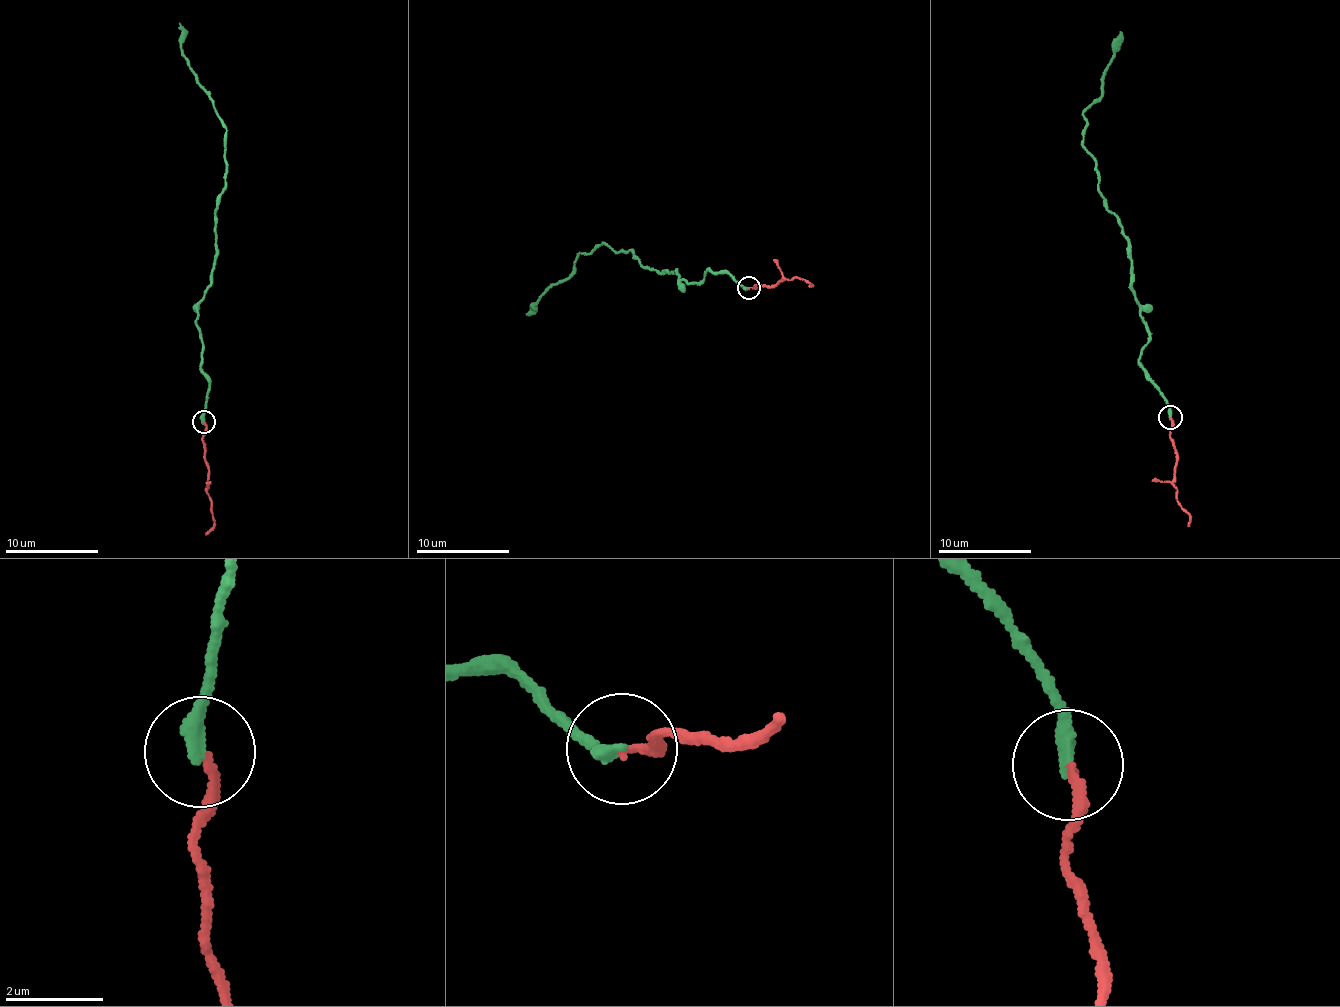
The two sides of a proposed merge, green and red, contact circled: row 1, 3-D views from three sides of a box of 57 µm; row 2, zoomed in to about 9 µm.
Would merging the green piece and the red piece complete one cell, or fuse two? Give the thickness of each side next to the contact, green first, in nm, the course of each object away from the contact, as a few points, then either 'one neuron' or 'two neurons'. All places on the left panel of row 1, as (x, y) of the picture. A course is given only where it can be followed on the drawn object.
320 nm thick on the green side, 170 nm on the other; green runs (203, 422), (210, 388), (198, 336), (197, 302), (212, 284), (226, 126), (183, 53), (179, 22); red runs (203, 422), (206, 492), (214, 525), (206, 534); one neuron

